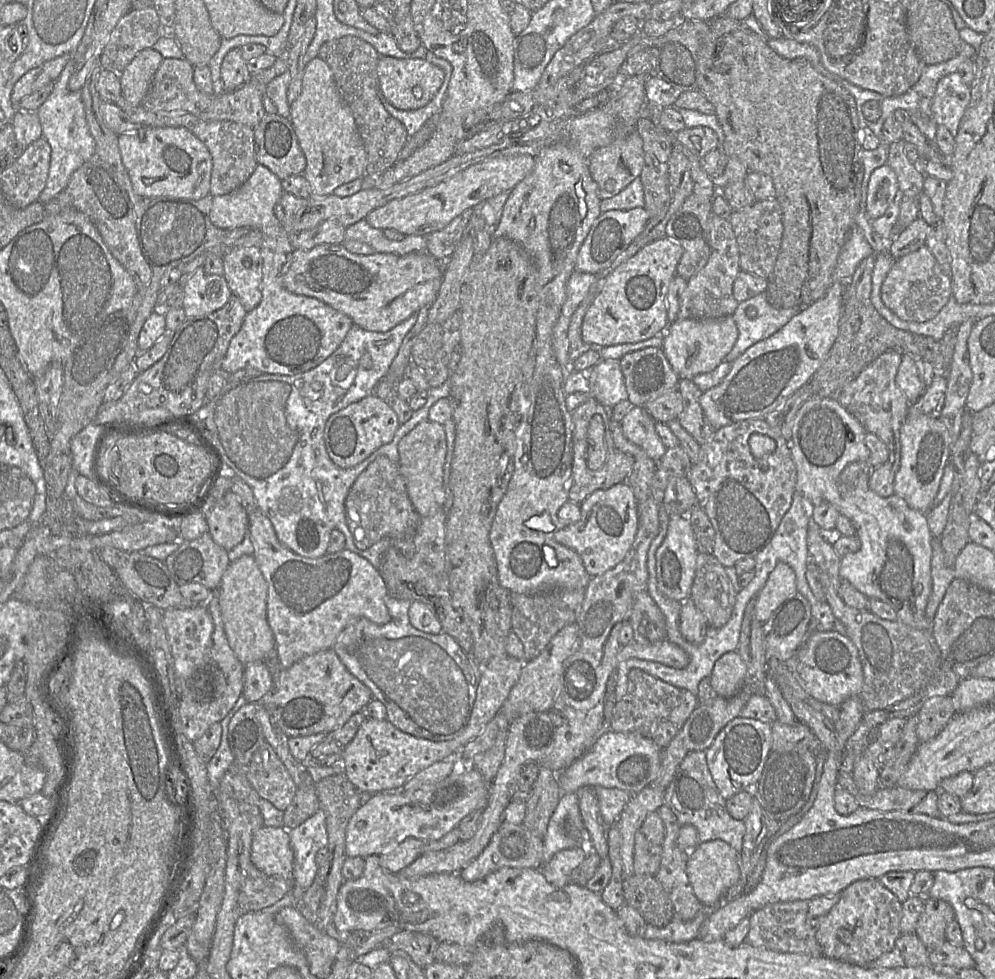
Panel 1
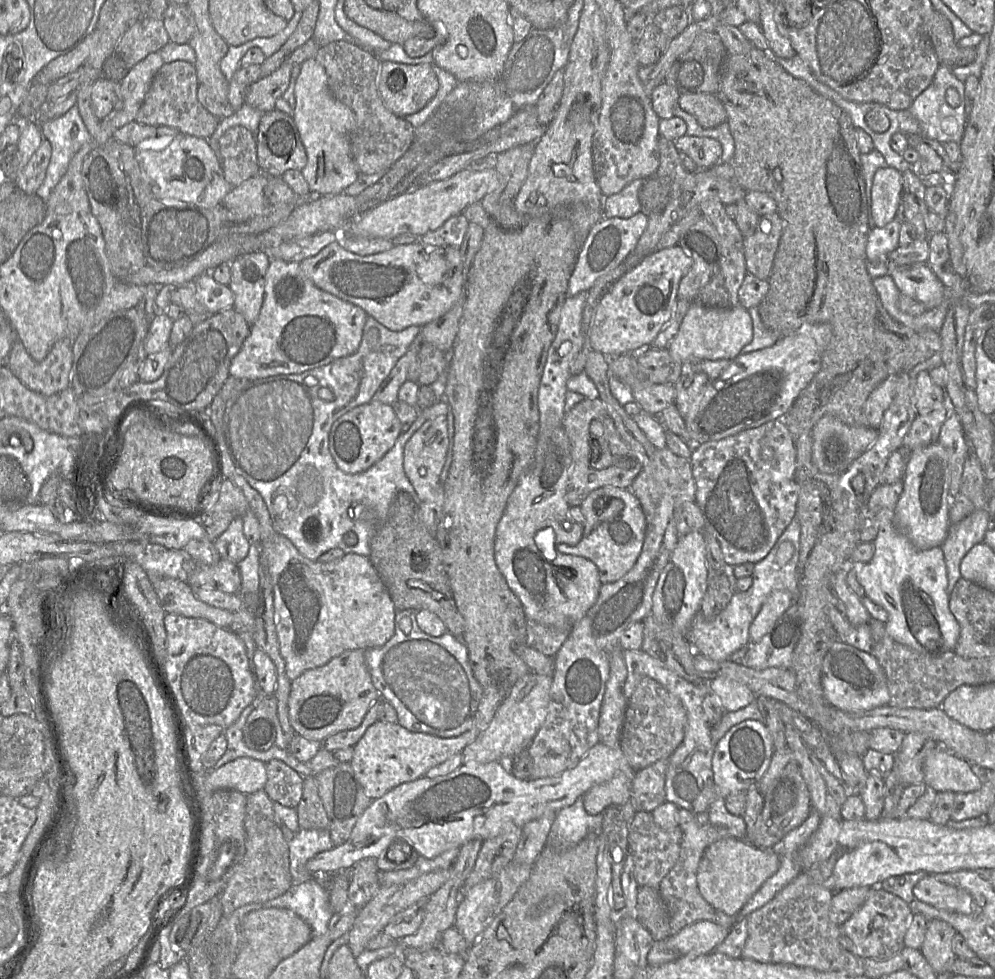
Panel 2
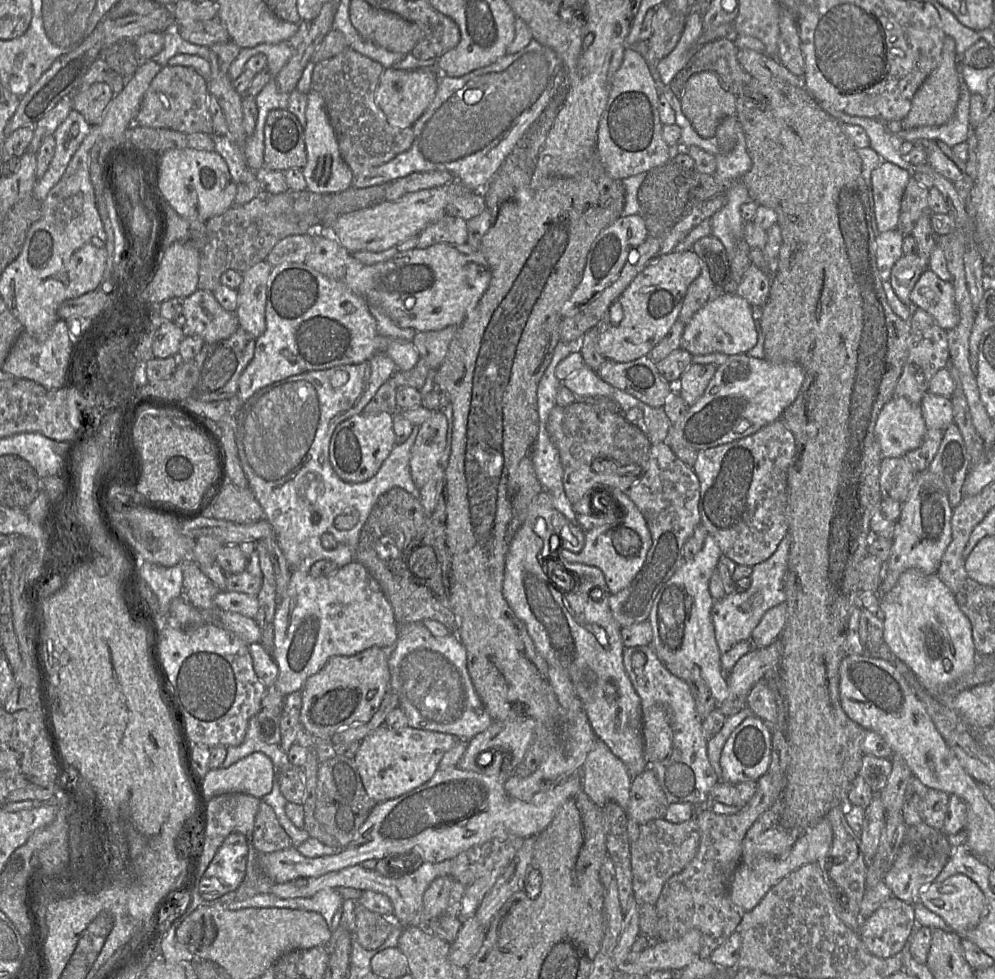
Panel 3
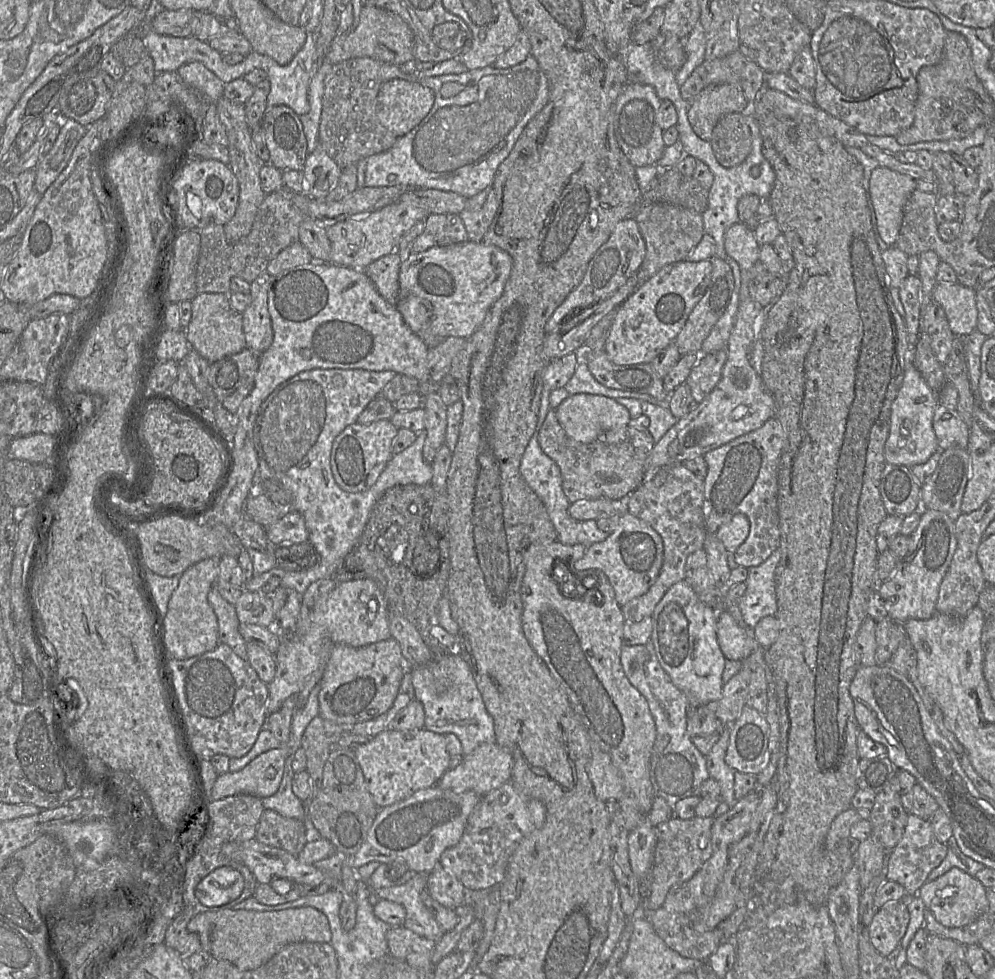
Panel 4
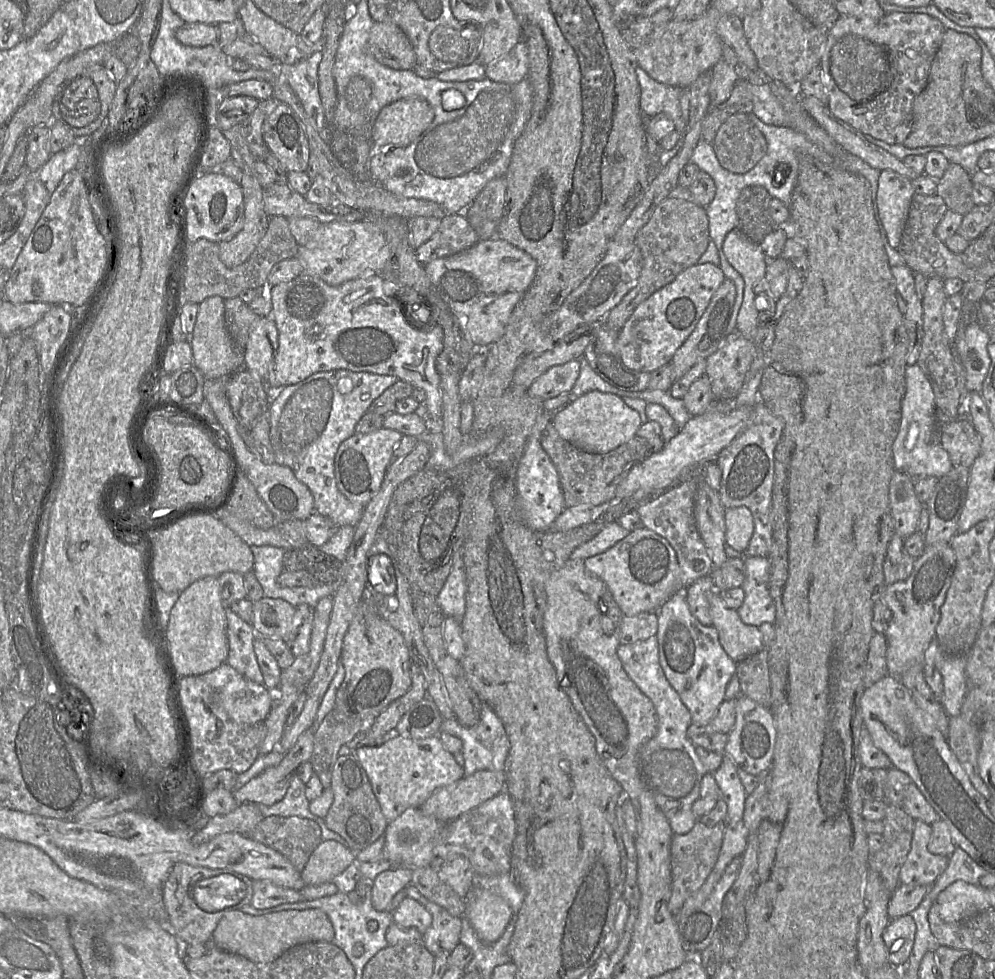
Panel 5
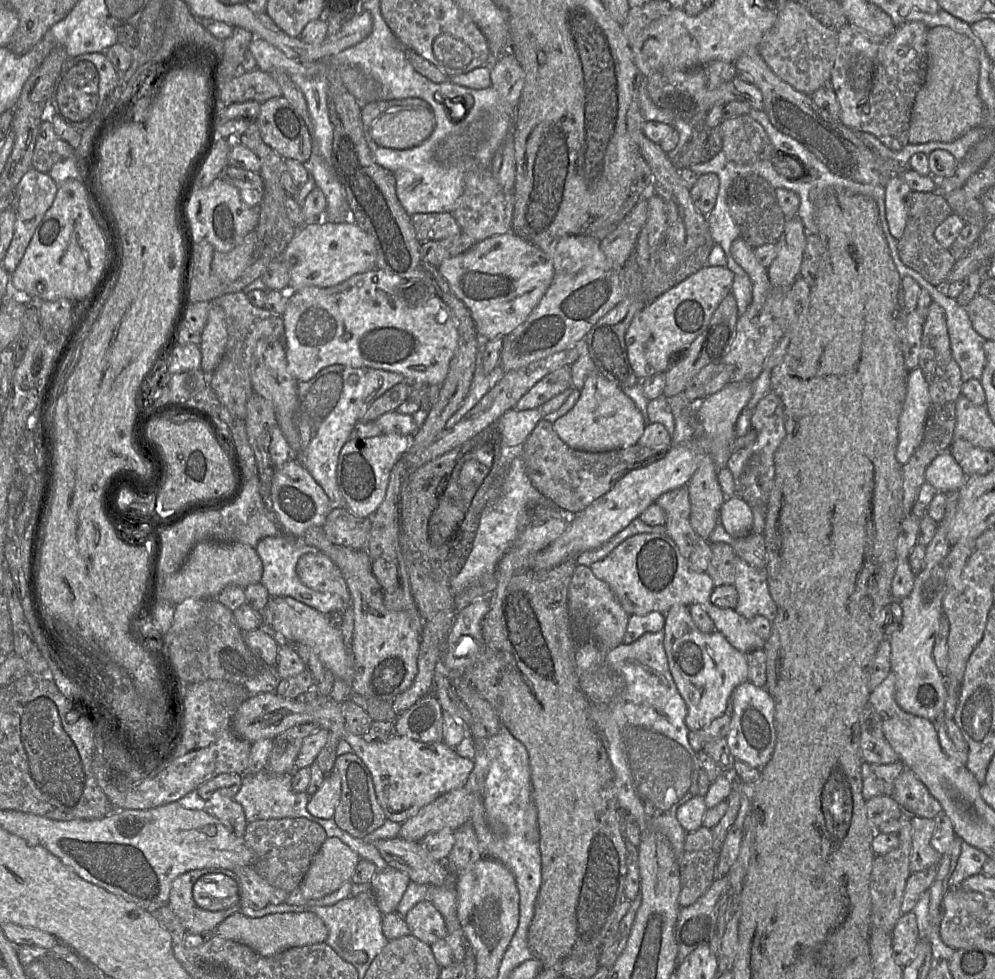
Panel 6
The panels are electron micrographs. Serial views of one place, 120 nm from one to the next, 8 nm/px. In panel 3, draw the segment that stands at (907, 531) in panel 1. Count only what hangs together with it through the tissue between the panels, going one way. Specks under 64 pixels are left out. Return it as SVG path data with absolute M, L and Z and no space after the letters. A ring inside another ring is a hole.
M894 396L879 412L875 435L879 441L883 457L904 457L904 455L918 448L924 439L927 427L919 404L913 404L907 399ZM910 568L900 575L896 585L888 593L879 595L879 598L879 607L885 613L884 646L892 659L905 663L928 693L947 708L953 709L955 693L947 693L947 690L957 679L975 668L979 657L973 643L971 623L959 609L955 596L937 573L927 574L919 569Z

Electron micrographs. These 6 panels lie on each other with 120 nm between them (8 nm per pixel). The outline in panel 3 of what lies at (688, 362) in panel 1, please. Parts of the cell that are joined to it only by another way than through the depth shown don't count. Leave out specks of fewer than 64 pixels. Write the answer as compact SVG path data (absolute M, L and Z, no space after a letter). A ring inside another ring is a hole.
M724 294L699 309L685 325L681 349L692 356L723 353L728 356L747 354L757 342L753 307L737 294Z

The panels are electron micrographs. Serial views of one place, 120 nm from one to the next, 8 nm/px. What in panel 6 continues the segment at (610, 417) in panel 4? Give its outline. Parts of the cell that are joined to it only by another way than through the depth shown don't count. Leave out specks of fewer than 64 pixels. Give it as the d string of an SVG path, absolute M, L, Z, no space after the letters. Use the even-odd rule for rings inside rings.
M600 373L590 374L571 410L553 423L559 438L569 447L585 452L625 449L638 443L644 432L641 412L622 389Z

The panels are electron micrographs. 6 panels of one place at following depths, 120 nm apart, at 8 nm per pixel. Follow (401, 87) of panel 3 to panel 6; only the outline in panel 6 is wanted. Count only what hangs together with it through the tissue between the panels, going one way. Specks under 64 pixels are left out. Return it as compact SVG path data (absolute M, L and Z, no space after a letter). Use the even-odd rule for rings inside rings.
M402 109L382 114L373 122L369 134L380 147L404 150L422 144L435 125L430 109Z

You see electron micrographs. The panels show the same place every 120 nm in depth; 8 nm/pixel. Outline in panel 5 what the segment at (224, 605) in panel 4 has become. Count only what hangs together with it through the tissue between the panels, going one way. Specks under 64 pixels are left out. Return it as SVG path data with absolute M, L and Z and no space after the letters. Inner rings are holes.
M230 607L225 608L227 620L228 657L226 662L244 677L259 683L264 683L264 677L253 649L253 642L258 637L252 624L242 620Z

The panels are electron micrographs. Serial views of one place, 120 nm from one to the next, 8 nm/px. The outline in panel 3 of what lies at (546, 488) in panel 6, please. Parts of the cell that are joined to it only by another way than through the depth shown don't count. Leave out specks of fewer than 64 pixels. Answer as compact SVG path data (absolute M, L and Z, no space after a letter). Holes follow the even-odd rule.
M576 401L566 407L556 405L549 413L546 430L559 452L564 490L572 504L599 486L607 486L602 489L617 488L627 493L647 468L652 446L649 438L639 426L628 422L624 414L608 405L592 405L586 401ZM596 458L613 461L624 474L593 471L591 465Z

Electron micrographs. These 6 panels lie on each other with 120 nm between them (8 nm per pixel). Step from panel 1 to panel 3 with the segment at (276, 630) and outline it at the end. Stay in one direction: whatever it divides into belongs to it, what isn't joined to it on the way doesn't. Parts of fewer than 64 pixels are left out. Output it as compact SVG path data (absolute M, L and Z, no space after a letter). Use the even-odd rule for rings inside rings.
M351 561L325 577L293 571L286 597L275 611L273 659L279 673L273 687L281 695L289 695L301 690L307 678L317 673L331 657L351 656L372 647L392 649L397 639L398 623L393 608L378 582L361 563Z

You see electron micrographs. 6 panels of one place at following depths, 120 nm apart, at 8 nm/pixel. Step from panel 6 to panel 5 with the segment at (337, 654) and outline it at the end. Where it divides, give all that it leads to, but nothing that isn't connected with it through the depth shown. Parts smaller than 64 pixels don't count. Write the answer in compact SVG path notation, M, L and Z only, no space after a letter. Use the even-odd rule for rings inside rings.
M263 597L253 603L252 626L258 637L281 638L286 641L286 637L291 631L295 611L296 606L283 599Z

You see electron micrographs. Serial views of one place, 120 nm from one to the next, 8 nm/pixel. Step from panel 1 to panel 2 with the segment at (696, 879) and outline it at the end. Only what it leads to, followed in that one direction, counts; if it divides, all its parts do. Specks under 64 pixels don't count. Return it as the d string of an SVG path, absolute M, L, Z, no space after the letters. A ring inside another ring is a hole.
M723 838L710 844L703 853L696 875L698 889L713 908L735 917L779 866L780 859L774 851L759 849L745 839Z

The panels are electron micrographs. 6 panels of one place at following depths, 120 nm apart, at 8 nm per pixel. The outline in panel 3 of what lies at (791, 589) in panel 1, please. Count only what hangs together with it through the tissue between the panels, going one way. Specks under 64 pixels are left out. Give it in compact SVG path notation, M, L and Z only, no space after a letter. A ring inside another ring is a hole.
M786 603L767 610L751 634L751 643L756 647L766 647L780 638L788 614Z

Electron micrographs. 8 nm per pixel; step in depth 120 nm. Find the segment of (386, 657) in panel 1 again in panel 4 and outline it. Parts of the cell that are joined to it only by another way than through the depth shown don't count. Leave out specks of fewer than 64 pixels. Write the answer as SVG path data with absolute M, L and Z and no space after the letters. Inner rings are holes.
M447 650L441 656L435 656L428 664L409 668L411 681L414 687L414 699L419 700L424 707L424 729L439 734L453 733L461 741L463 755L470 754L483 742L495 742L496 734L494 720L487 711L482 695L477 687L472 669L467 661L456 651Z

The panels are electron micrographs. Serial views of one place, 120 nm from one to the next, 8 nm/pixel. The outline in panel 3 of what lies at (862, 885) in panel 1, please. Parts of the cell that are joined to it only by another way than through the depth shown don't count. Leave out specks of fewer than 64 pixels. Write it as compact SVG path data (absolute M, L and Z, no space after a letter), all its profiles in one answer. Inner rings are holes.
M891 897L862 921L858 935L872 955L889 958L902 953L914 924L913 905Z

